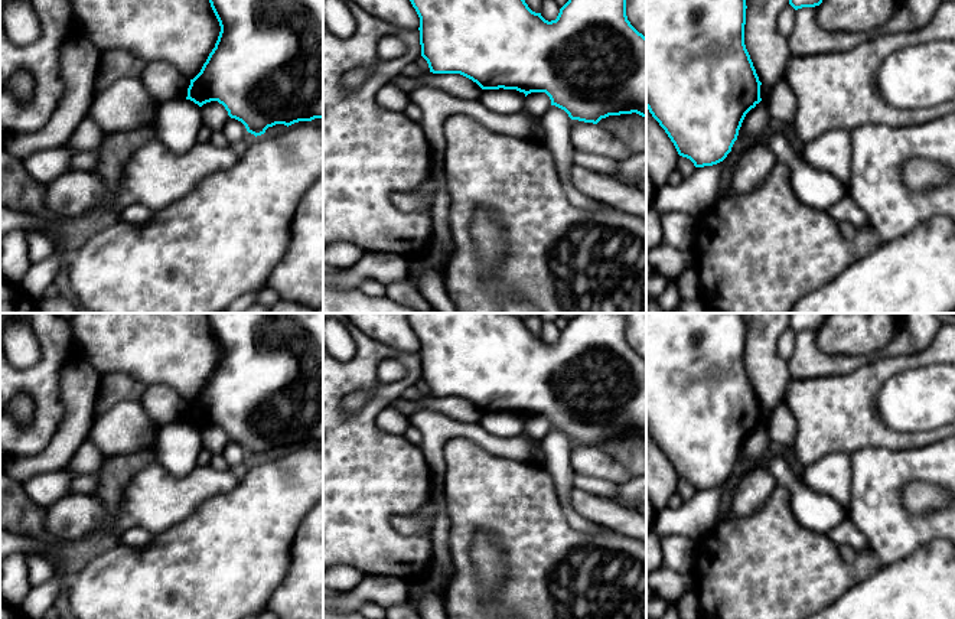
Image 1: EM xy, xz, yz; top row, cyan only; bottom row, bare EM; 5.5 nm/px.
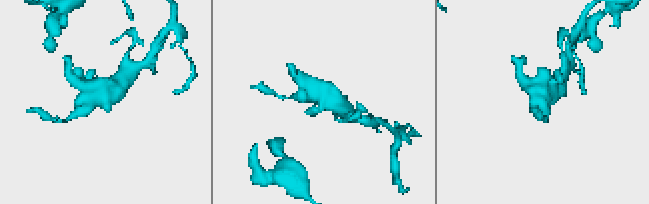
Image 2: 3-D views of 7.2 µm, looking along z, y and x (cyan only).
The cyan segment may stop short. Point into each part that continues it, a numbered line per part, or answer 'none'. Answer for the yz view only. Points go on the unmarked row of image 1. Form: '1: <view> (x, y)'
none

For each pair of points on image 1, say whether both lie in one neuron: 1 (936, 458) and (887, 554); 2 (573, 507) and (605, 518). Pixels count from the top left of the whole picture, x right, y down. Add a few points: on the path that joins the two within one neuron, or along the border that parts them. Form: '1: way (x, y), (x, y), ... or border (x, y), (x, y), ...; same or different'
1: way (909, 471), (887, 492), (887, 527); same
2: way (580, 507), (597, 511); same

